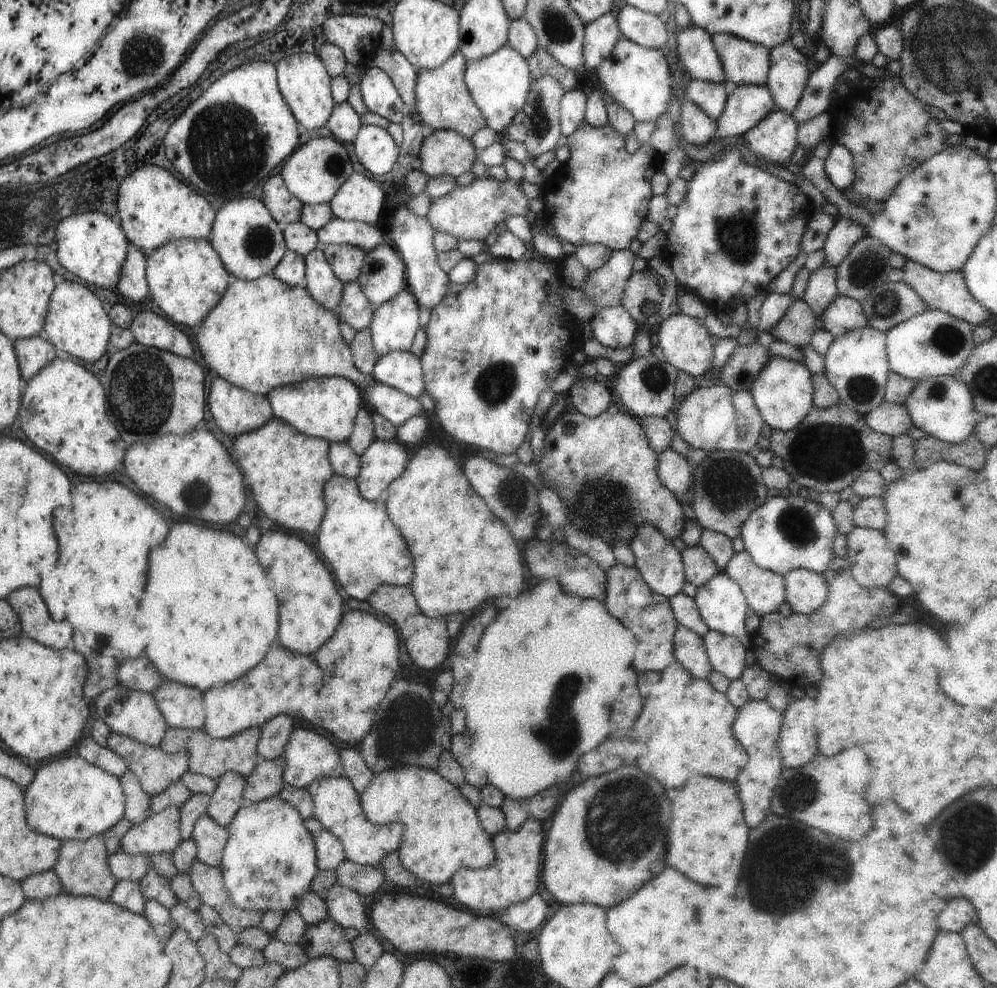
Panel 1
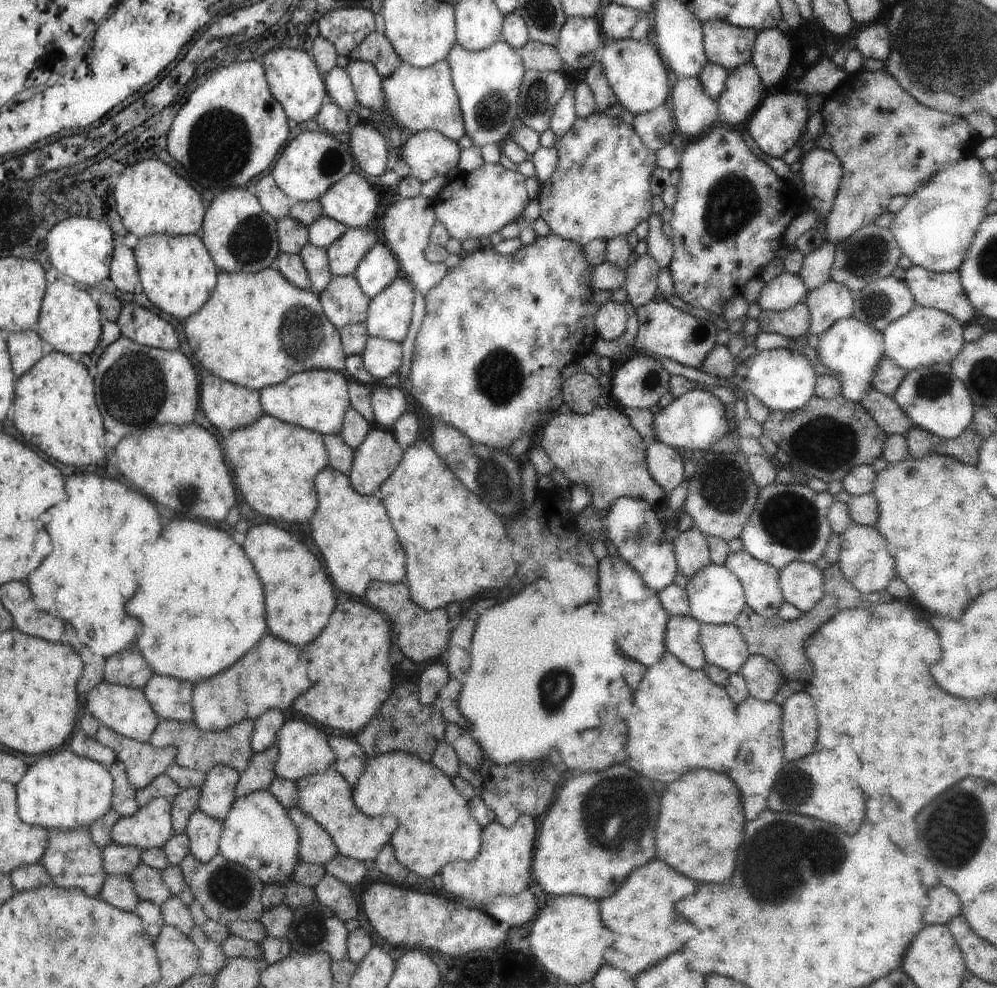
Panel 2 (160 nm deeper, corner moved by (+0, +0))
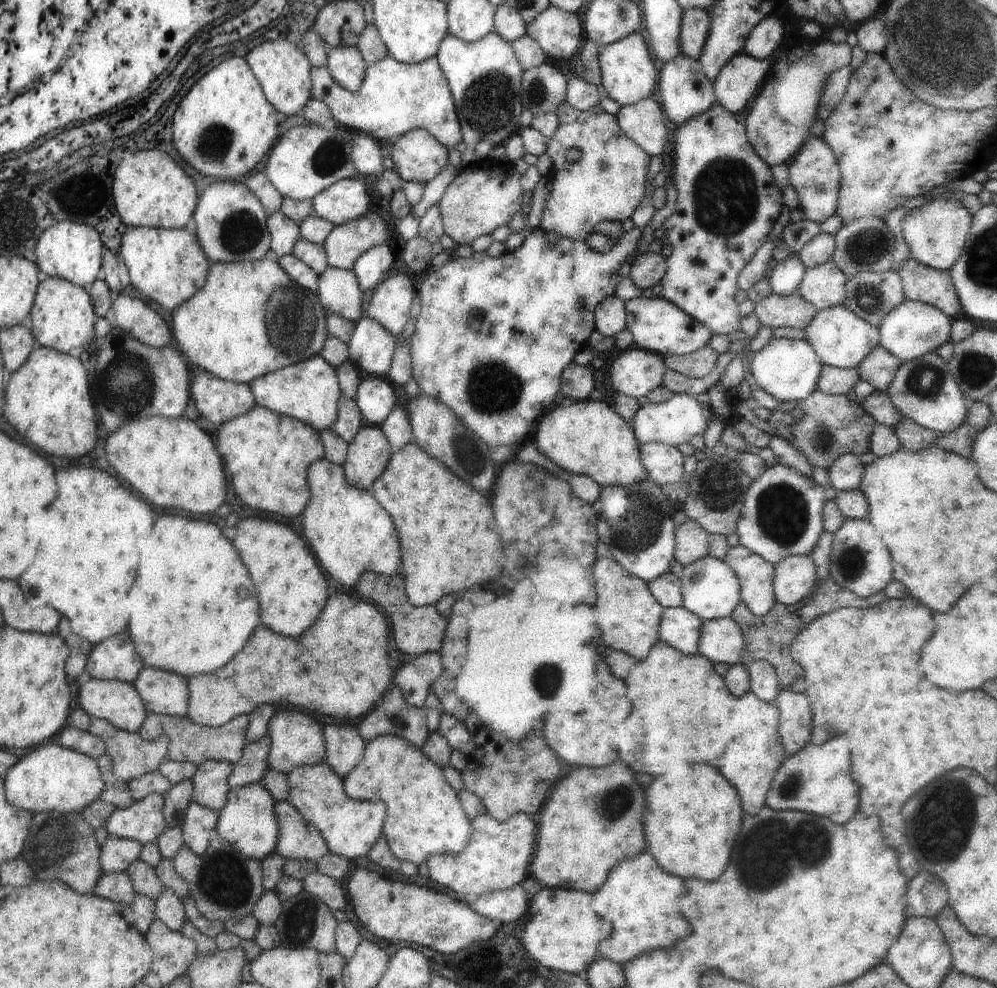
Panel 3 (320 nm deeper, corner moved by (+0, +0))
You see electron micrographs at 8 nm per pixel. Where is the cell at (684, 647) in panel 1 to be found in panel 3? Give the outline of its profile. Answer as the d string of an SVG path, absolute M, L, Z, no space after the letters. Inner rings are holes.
M665 607L660 622L660 642L673 645L684 654L699 652L700 629L703 620L686 607Z

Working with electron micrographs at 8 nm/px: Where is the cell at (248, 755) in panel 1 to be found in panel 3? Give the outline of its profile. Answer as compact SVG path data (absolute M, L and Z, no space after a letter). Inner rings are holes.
M149 713L139 735L147 741L165 736L169 738L168 758L173 761L190 761L195 765L204 763L205 760L230 761L236 764L243 755L248 744L246 730L249 726L249 716L238 715L230 722L219 727L205 727L191 721L188 716L168 716Z

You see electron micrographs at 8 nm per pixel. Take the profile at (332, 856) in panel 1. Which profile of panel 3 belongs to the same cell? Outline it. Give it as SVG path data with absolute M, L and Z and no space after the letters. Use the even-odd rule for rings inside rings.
M288 800L276 803L280 838L276 852L286 859L318 862L329 853L325 837Z

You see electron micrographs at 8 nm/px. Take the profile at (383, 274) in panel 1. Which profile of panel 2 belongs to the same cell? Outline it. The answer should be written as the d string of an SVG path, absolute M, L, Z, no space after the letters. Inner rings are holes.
M377 243L361 260L360 266L353 274L366 296L374 298L380 295L394 279L403 275L401 261L397 252L388 244Z

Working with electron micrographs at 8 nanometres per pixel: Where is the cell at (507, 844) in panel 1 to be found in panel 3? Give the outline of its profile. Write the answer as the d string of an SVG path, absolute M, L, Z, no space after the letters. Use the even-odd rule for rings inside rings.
M486 812L473 818L472 836L468 847L461 853L430 856L428 872L436 884L470 898L488 891L507 889L518 885L522 880L524 870L528 868L528 862L534 854L534 840L536 840L536 824L526 813L517 813L502 822Z

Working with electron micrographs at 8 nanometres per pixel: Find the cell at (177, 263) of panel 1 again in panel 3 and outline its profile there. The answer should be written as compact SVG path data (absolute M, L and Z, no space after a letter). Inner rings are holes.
M127 227L120 243L120 256L134 288L172 312L205 286L210 260L192 228Z

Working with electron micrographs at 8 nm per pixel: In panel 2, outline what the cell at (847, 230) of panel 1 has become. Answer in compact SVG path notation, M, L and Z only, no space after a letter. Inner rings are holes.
M862 68L858 72L849 73L847 77L838 84L837 88L834 88L834 90L827 96L822 104L821 115L825 132L828 132L828 134L832 136L831 151L838 157L844 171L842 182L840 183L836 198L833 202L832 210L828 213L827 219L825 220L827 234L824 236L826 236L826 240L834 244L852 236L852 234L859 228L872 223L880 216L880 214L884 214L884 212L888 211L890 198L894 198L894 196L898 196L898 194L909 197L922 185L928 184L928 181L935 174L946 170L954 163L966 158L966 156L974 156L976 154L975 150L980 142L980 138L975 130L964 117L928 108L927 106L920 104L909 92L906 92L899 85L896 78L894 78L887 70L868 72L866 69Z

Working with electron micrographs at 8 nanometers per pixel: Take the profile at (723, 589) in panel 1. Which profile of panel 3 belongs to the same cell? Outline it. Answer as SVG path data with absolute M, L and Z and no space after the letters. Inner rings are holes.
M710 553L684 565L679 579L681 580L683 606L703 621L730 617L741 601L741 584L736 573L724 560L717 559Z

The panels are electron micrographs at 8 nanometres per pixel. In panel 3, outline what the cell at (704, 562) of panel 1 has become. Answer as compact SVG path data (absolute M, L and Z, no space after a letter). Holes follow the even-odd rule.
M684 519L677 528L677 559L687 565L709 553L708 533L695 520Z

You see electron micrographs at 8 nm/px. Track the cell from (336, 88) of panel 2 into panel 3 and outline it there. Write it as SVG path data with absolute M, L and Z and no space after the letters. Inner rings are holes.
M390 55L385 56L366 67L365 80L356 92L339 85L325 66L313 67L311 76L312 98L328 106L334 123L338 122L346 128L349 126L358 133L366 133L378 142L398 138L414 129L427 130L447 149L455 148L464 139L456 101L436 57L406 64L394 60Z

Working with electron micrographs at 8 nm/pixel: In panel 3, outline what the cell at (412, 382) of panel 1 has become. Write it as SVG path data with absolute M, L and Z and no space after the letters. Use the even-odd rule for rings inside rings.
M366 314L355 324L352 339L347 344L349 358L362 375L387 376L397 337Z

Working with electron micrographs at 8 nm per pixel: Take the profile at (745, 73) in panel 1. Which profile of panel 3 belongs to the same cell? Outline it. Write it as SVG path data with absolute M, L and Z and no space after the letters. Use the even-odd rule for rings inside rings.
M701 8L683 9L681 52L697 59L710 30L710 15Z

